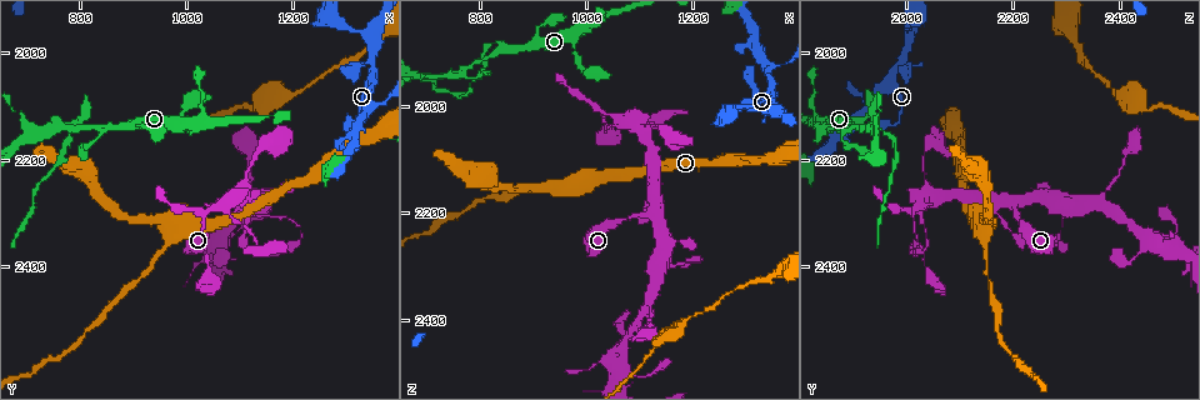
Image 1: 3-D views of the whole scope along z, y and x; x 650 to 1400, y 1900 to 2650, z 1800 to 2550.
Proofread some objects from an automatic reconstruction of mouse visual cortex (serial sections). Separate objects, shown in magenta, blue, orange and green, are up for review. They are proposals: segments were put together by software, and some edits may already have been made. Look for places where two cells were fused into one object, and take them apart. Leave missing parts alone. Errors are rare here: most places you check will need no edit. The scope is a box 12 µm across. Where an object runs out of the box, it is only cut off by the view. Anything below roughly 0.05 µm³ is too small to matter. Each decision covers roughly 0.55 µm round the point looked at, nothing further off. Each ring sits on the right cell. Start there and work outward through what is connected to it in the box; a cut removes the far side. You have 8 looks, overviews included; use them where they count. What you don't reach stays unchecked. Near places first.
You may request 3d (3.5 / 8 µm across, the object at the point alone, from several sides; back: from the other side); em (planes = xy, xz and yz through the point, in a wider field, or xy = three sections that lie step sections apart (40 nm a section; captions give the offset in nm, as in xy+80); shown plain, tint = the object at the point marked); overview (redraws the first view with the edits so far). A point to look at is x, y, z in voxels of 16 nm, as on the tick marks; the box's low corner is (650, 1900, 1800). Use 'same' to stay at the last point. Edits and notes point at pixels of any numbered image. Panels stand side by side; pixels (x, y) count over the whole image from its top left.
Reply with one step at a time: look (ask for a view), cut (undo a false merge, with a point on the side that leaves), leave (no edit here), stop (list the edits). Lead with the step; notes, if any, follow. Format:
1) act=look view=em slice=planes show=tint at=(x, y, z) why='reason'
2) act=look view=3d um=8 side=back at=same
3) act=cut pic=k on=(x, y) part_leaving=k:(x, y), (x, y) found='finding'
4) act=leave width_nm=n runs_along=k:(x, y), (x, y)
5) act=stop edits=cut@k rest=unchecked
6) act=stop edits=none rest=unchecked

act=look view=3d um=8 at=(1040, 2300, 2015) why='small branch off a trunk'

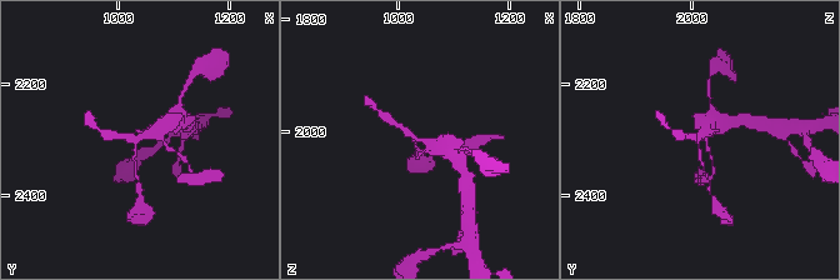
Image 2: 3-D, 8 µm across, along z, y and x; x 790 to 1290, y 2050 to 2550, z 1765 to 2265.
act=look view=3d um=3.5 at=(1040, 2300, 2015)

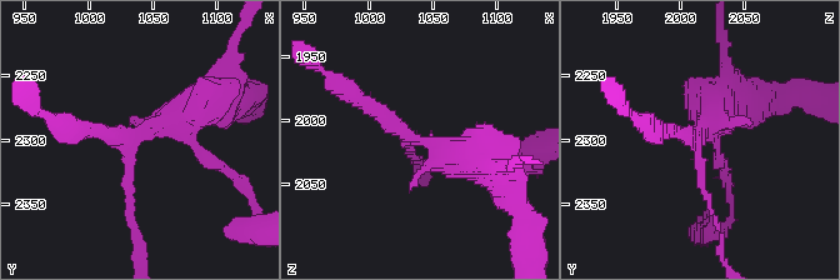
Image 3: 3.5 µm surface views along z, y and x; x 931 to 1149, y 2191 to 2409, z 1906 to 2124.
act=look view=em slice=xy step=5 show=tint at=(1038, 2300, 2018)

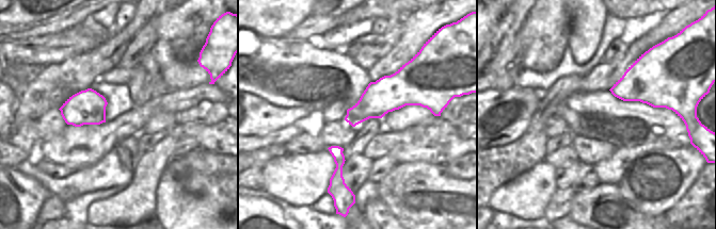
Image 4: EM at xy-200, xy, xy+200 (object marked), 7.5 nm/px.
act=leave runs_along=3:(203, 101), (130, 148), (130, 216) found='one cell here'

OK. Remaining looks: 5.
act=look view=3d um=8 at=(1040, 2425, 2050) why='sudden change in width'

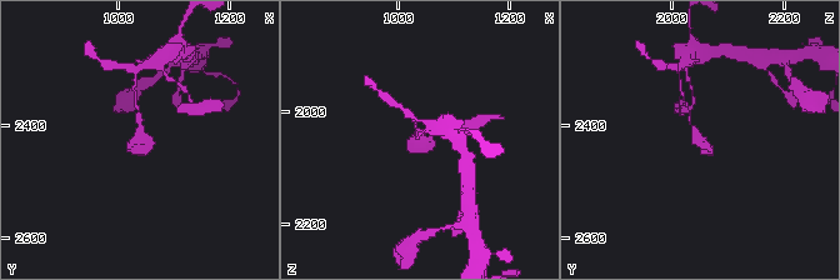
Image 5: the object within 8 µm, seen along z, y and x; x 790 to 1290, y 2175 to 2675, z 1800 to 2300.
act=look view=em slice=xy step=3 show=tint at=(1040, 2425, 2045)

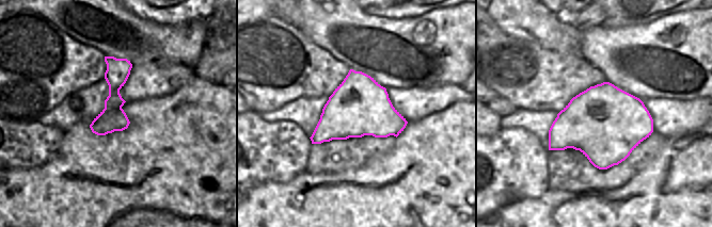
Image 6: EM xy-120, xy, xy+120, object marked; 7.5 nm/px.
act=leave found='one cell here'

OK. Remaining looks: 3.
act=look view=3d um=3.5 at=(775, 2135, 1935) why='two arms in line, one across'

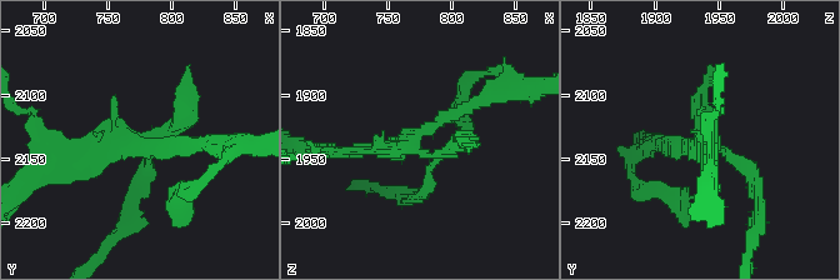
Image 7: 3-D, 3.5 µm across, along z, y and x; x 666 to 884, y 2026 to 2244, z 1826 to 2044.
act=look view=em slice=xy step=2 show=tint at=(768, 2138, 1934)

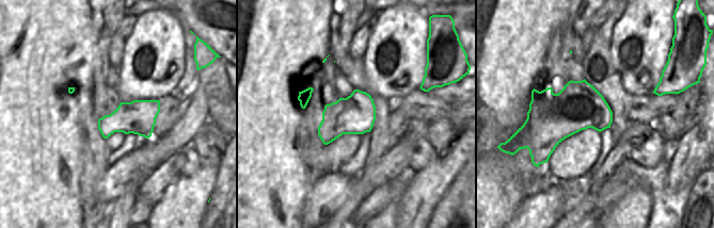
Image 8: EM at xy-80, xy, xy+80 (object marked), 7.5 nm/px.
act=cut pic=7 on=(424, 195) part_leaving=7:(434, 160), (415, 199), (391, 189) found='a second cell is stuck on'

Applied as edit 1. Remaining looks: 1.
act=stop edits=cut@7 rest=unchecked

